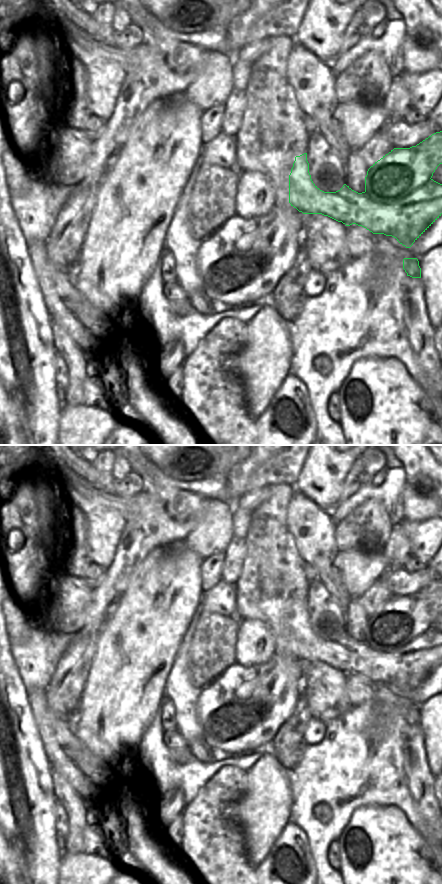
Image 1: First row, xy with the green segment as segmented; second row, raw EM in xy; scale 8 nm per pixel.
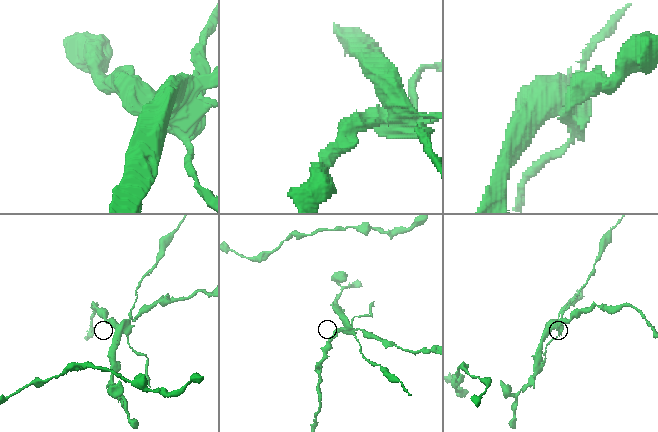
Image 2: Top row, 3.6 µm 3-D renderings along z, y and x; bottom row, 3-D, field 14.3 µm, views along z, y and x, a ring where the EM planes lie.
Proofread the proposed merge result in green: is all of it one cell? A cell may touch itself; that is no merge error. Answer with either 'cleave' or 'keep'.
cleave

